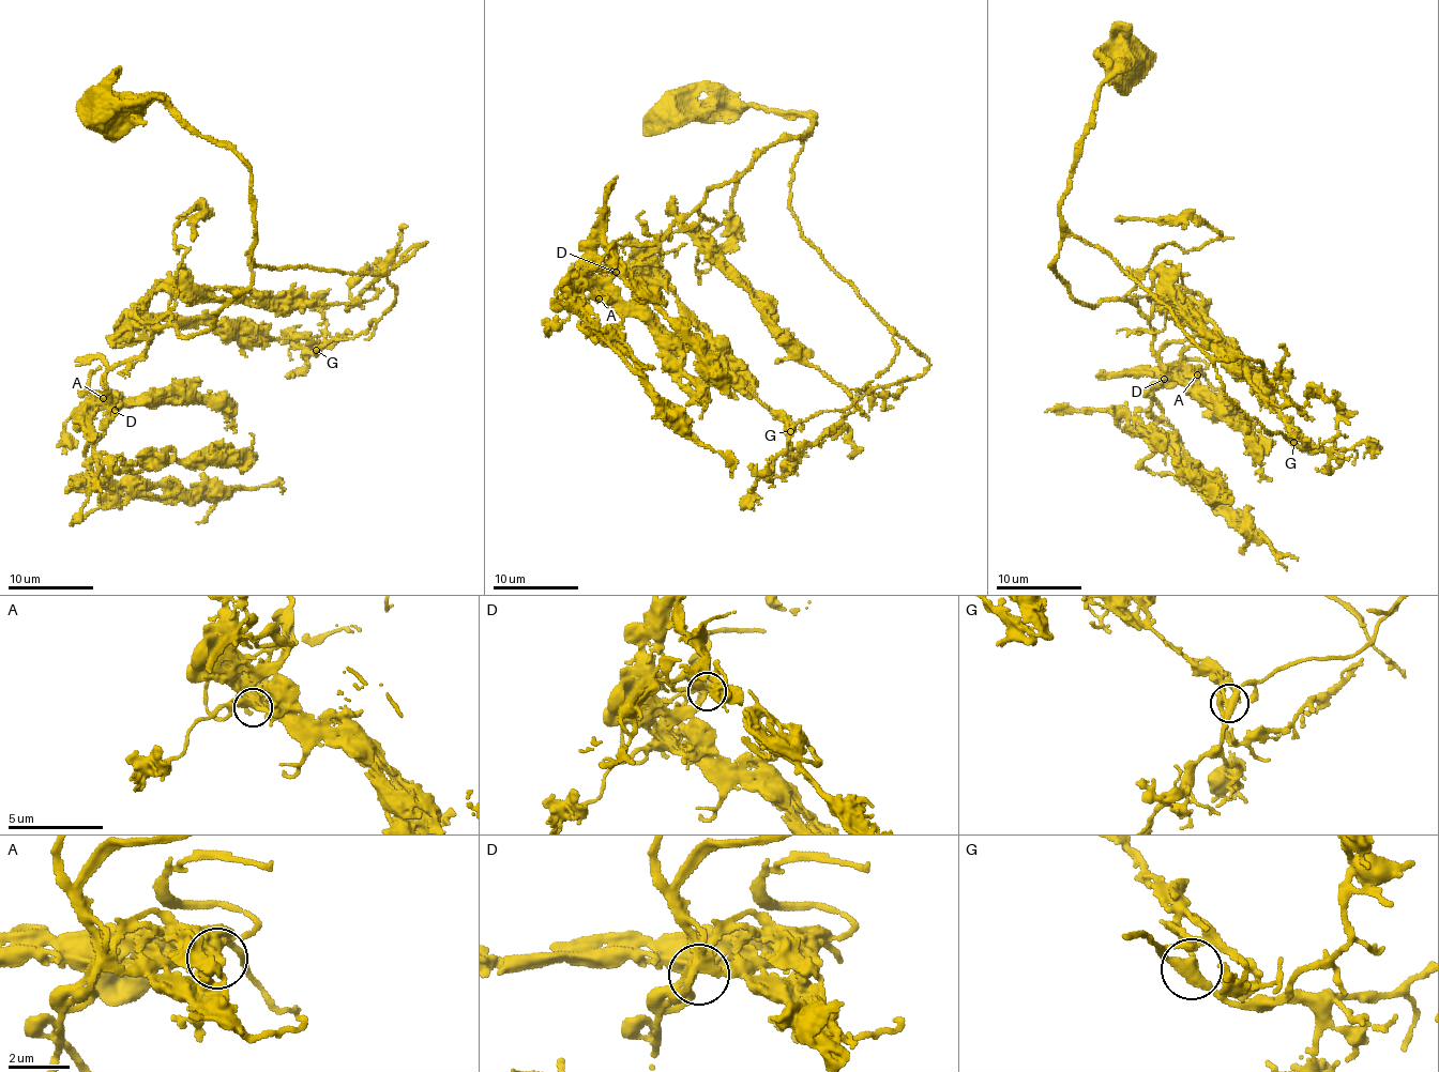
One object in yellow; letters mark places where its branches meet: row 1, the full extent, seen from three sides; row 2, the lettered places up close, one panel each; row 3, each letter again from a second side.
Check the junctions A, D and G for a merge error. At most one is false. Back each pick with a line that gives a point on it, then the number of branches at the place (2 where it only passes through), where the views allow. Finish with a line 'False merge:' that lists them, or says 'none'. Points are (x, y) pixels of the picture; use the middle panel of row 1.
False merge: none

